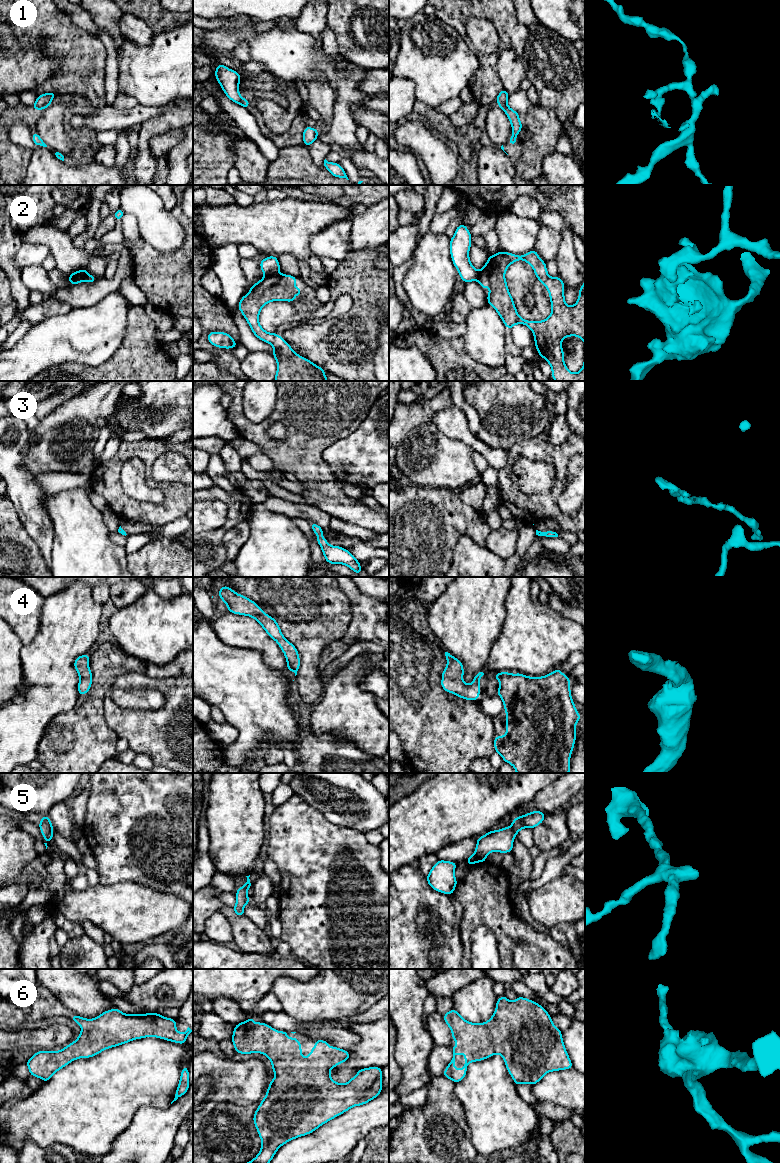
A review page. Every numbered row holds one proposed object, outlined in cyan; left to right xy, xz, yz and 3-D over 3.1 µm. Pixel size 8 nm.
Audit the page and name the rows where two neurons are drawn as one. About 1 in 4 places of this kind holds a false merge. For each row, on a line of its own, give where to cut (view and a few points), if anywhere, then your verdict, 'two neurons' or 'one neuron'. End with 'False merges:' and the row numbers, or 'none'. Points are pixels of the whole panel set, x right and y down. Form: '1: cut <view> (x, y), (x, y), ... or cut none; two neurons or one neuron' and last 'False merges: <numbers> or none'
1: cut yz (498, 102), (506, 103); two neurons
2: cut xz (277, 273), (265, 276); two neurons
3: cut none; one neuron
4: cut none; one neuron
5: cut none; one neuron
6: cut none; one neuron
False merges: 1, 2

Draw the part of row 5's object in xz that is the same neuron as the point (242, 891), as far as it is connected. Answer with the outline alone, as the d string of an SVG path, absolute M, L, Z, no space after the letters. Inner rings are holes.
M250 875L246 877L246 884L238 888L236 891L236 905L233 907L233 910L238 916L244 916L244 906L250 903L250 898L247 895L247 890L252 886L252 882L249 879Z

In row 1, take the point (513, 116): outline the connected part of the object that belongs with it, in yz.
M498 103L498 107L500 107L506 113L512 126L512 137L508 140L507 143L516 145L516 137L523 127L519 119L519 113L511 109L507 103Z

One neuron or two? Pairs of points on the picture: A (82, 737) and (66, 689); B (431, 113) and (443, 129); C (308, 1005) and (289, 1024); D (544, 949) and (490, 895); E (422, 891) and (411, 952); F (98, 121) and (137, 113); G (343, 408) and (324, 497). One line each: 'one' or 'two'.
A: two
B: one
C: two
D: one
E: one
F: one
G: two

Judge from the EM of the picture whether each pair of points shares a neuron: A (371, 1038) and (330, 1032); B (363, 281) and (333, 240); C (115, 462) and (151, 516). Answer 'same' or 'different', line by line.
A: different
B: different
C: same

